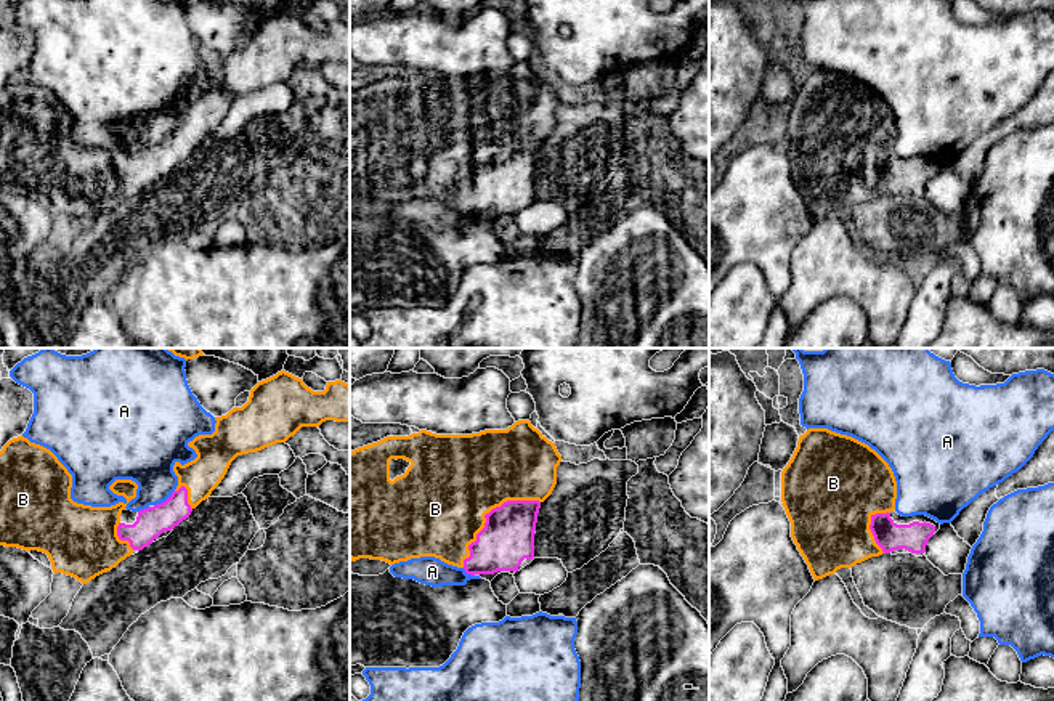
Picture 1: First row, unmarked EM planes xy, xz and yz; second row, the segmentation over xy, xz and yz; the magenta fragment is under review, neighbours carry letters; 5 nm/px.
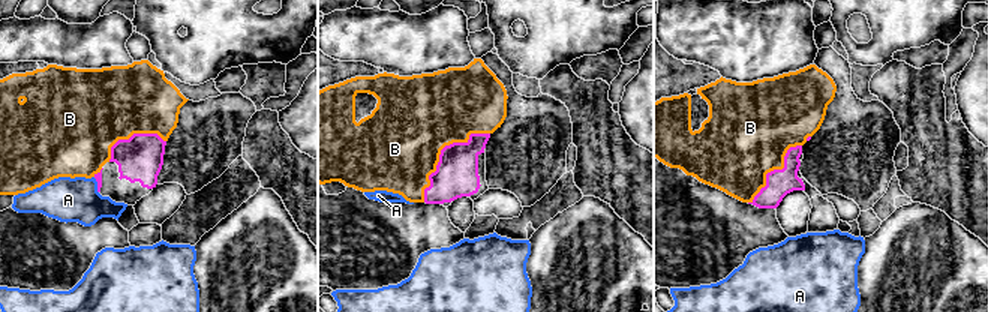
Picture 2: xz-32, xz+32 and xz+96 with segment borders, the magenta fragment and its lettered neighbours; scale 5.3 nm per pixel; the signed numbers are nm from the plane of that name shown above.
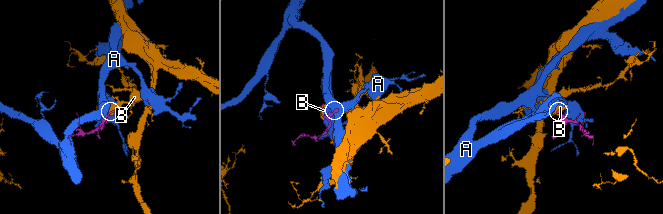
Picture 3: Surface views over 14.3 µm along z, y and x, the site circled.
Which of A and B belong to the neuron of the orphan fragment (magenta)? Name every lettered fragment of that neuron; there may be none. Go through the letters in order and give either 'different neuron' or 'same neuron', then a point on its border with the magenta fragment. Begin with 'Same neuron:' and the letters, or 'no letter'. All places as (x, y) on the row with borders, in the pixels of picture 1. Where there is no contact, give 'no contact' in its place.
Same neuron: B
A: different neuron | xy (166, 501)
B: same neuron | xz (486, 514)

